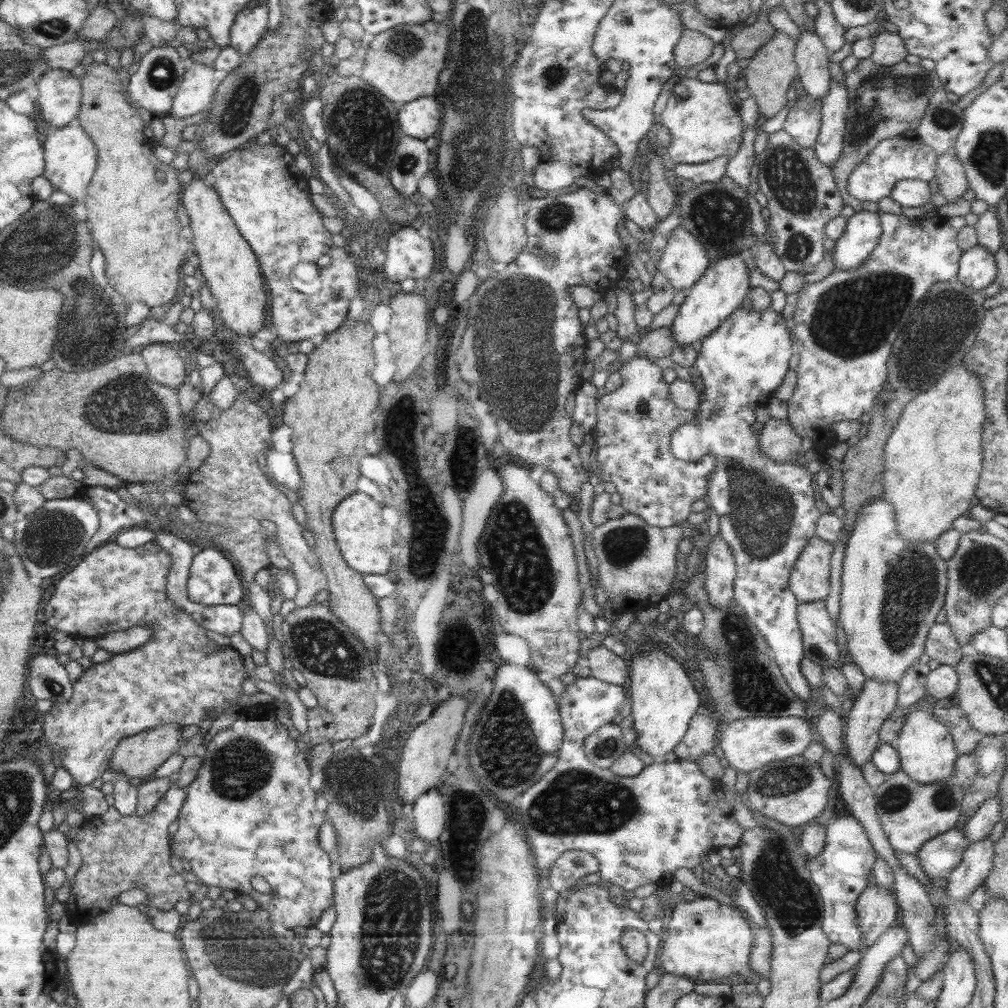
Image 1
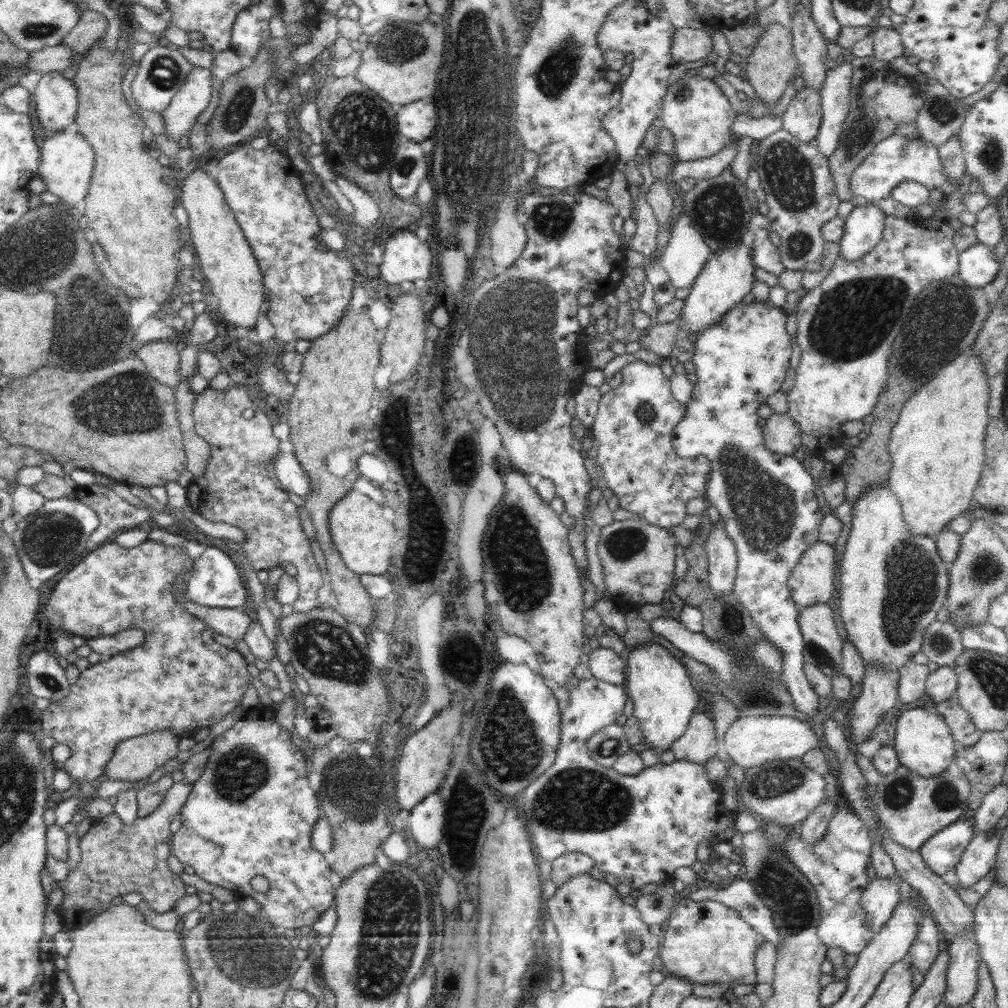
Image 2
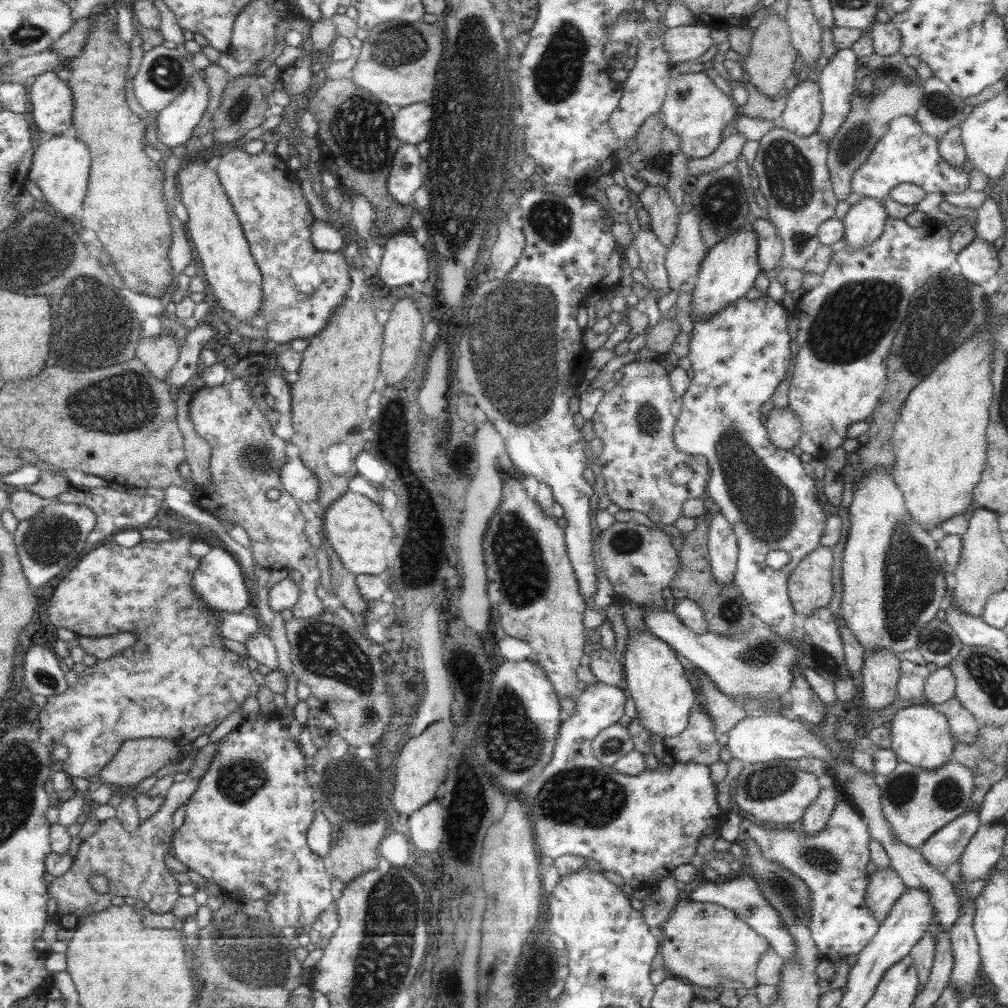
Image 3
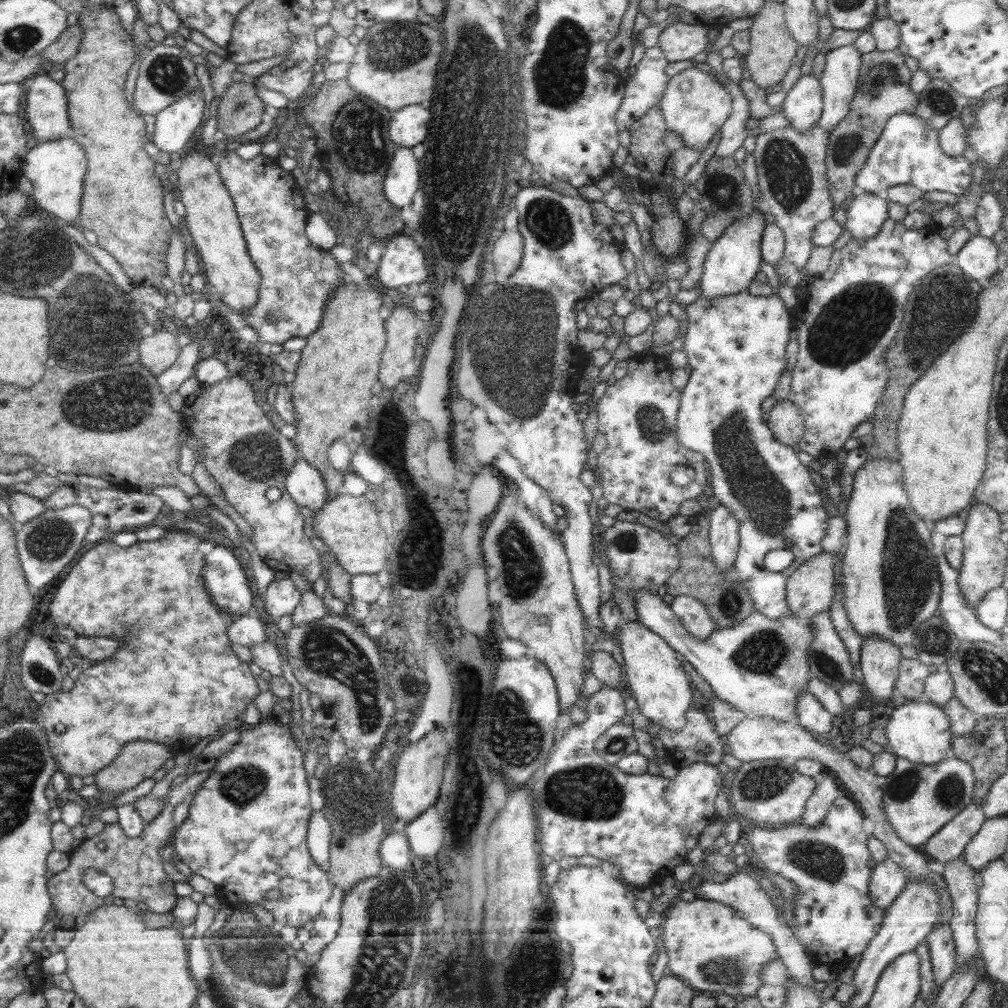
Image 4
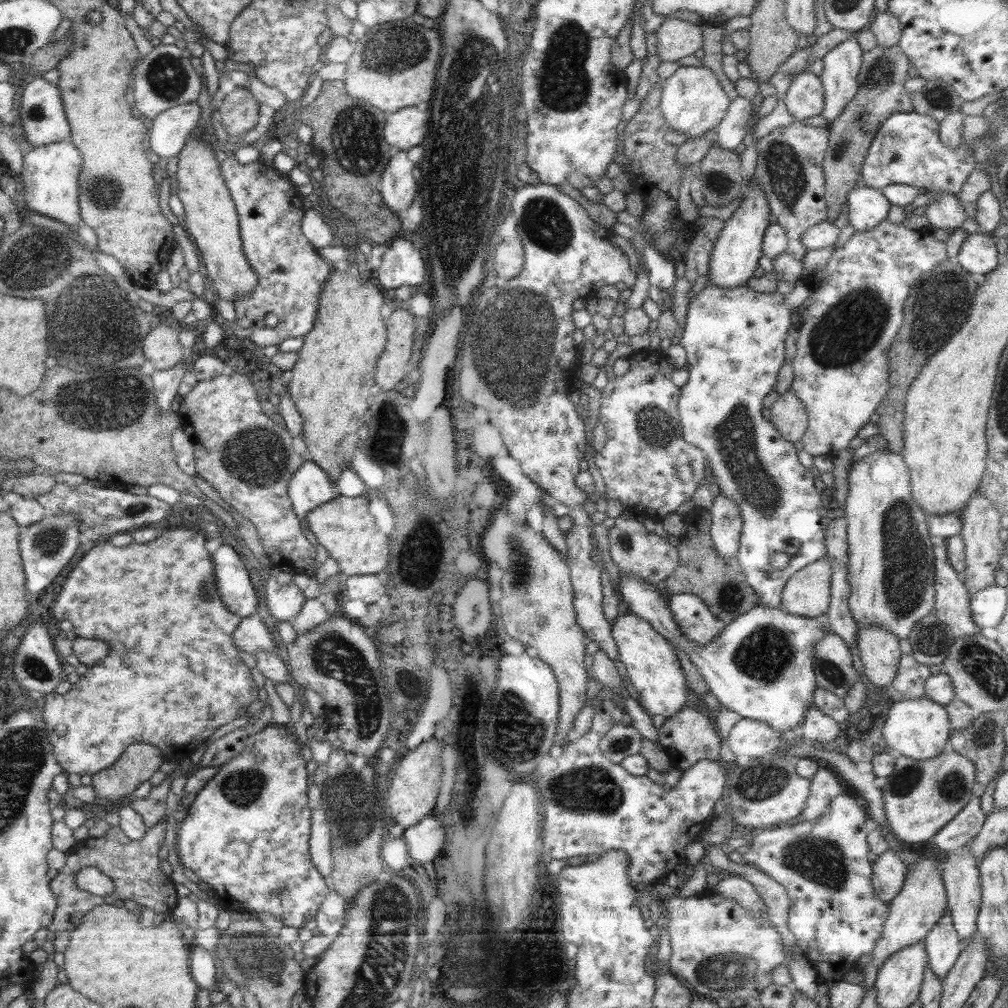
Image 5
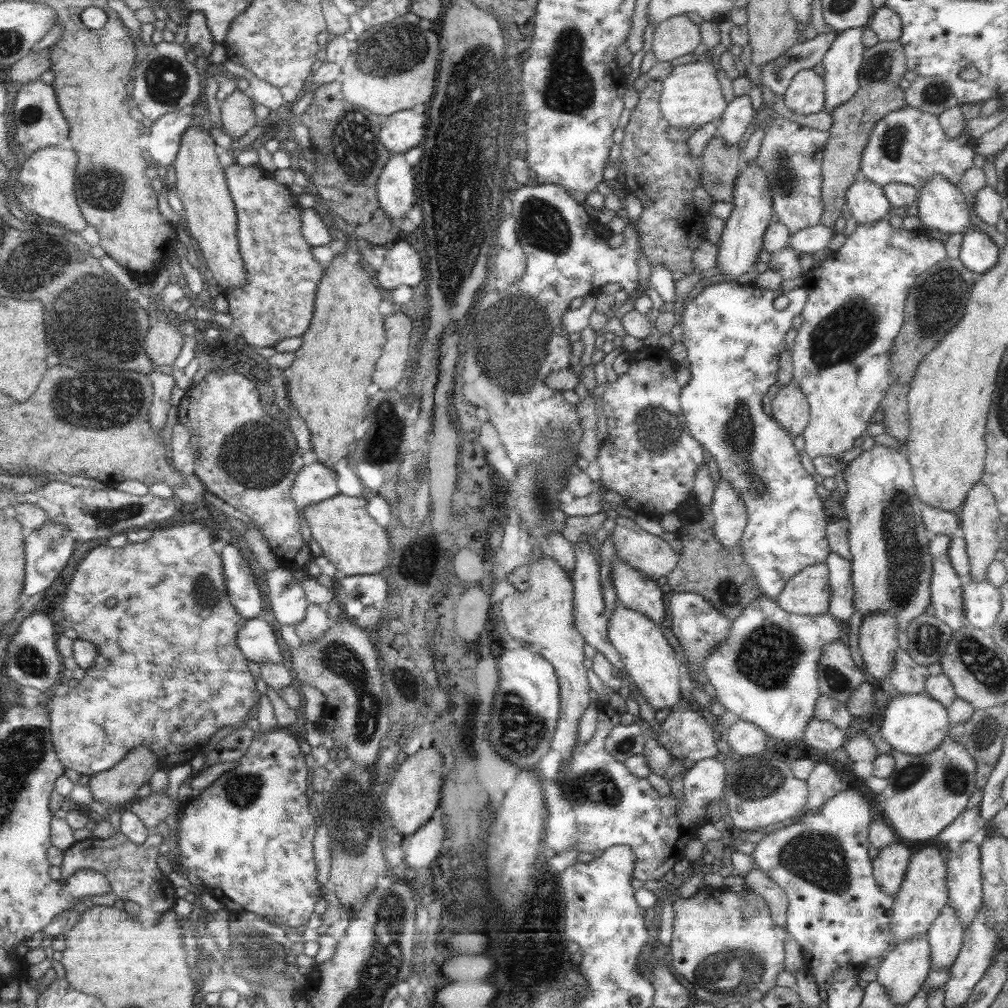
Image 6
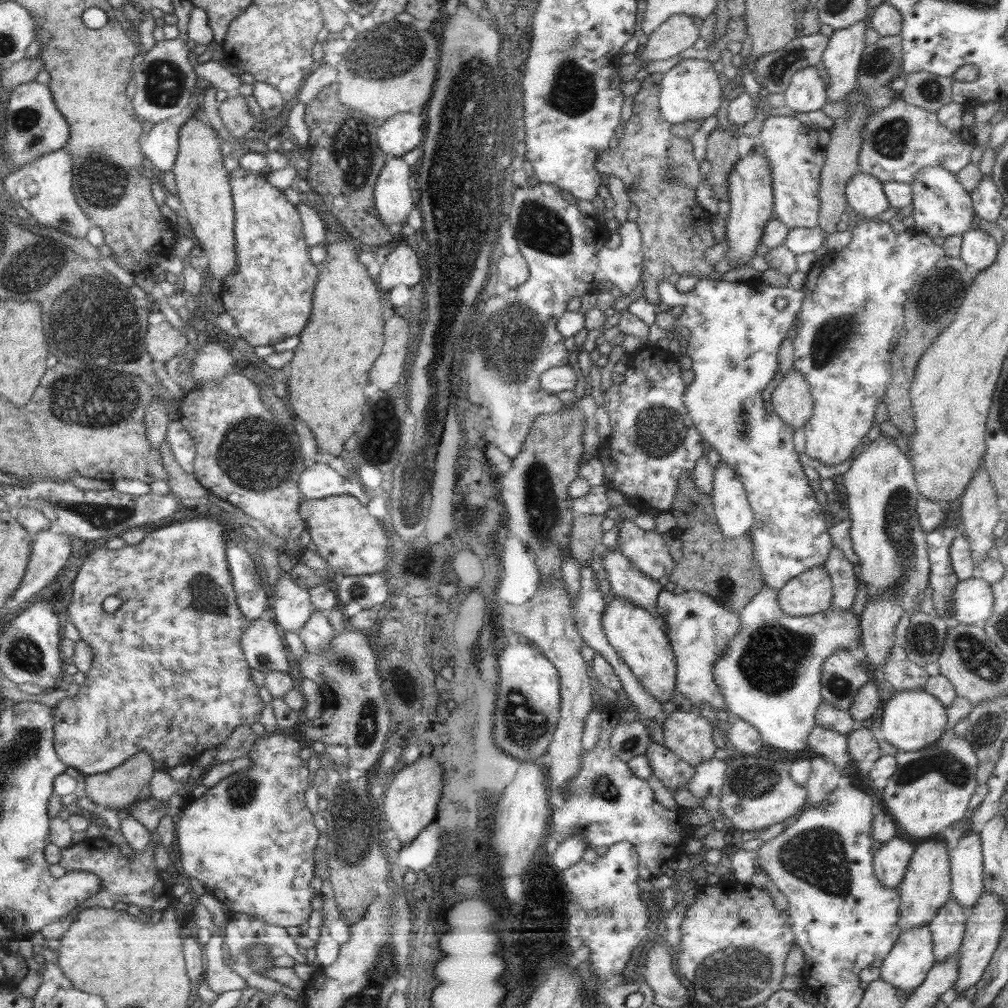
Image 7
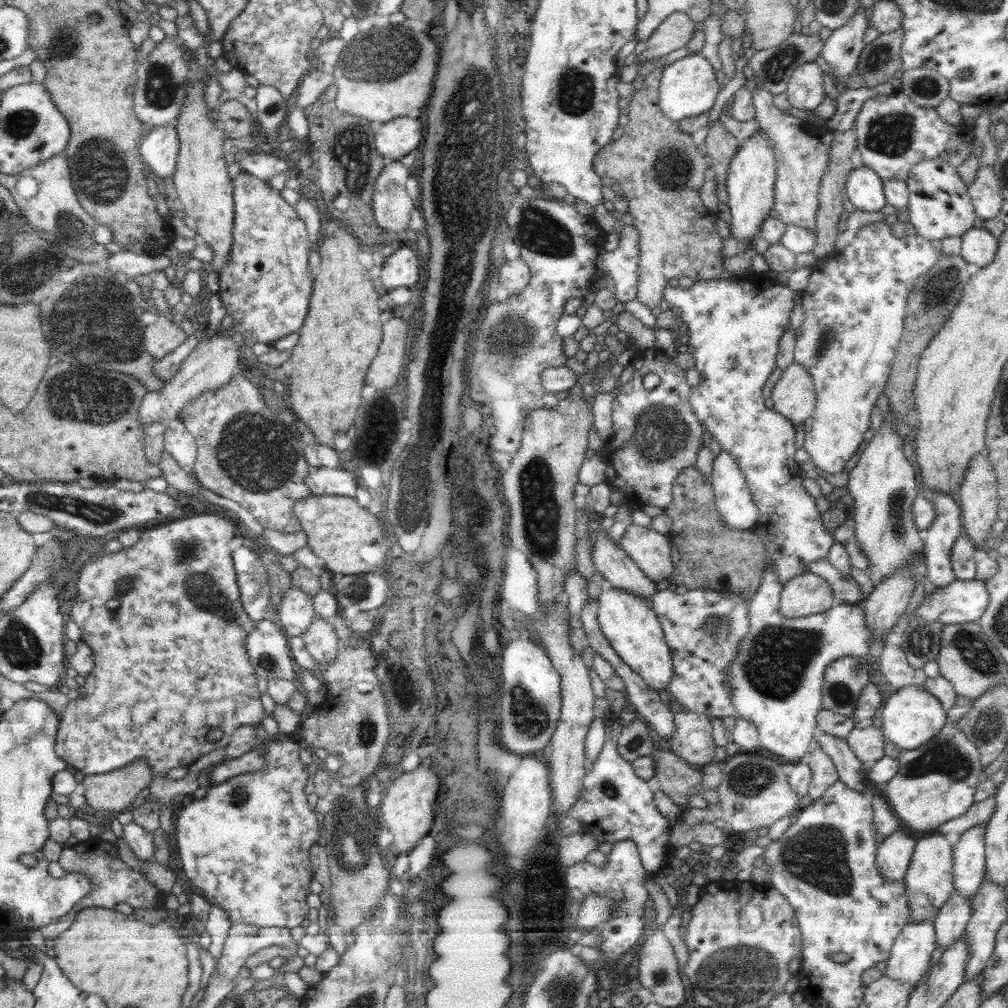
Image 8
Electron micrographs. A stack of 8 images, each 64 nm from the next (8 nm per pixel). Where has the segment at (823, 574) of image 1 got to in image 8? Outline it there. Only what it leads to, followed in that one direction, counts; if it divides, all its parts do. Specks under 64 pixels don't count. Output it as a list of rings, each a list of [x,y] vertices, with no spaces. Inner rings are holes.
[[[805,571],[785,582],[779,598],[779,613],[786,617],[810,617],[839,606],[830,582]]]

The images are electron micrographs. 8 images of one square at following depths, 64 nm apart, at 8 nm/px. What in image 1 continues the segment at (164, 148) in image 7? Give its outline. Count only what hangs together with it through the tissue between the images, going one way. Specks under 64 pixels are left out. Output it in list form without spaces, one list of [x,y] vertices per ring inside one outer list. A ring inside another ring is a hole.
[[[189,61],[168,115],[185,118],[208,110],[213,106],[218,85],[219,82],[214,78],[213,66]]]

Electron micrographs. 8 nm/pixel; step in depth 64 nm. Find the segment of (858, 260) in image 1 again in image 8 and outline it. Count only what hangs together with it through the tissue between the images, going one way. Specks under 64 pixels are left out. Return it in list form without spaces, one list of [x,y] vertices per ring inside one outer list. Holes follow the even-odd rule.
[[[868,166],[854,168],[846,178],[846,198],[858,211],[878,213],[886,206],[883,180]]]

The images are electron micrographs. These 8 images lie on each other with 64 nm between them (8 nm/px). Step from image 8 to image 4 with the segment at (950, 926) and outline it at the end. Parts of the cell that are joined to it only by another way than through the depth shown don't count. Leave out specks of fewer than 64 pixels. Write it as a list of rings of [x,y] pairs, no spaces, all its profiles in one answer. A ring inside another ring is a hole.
[[[940,920],[940,926],[931,930],[925,941],[930,948],[930,962],[936,988],[941,989],[942,984],[954,974],[958,964],[950,924]]]

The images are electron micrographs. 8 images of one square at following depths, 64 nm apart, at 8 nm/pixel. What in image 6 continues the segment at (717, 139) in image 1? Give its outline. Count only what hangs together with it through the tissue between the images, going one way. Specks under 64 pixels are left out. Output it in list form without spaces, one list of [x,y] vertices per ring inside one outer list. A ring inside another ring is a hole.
[[[698,60],[674,66],[668,76],[661,81],[660,108],[670,126],[696,131],[721,118],[728,102],[722,95],[716,71],[713,63]]]

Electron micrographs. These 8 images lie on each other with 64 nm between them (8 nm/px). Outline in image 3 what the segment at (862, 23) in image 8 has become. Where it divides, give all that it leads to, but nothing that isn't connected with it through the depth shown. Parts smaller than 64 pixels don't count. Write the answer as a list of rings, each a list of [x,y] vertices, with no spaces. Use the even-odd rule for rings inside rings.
[[[842,48],[830,58],[816,80],[820,88],[822,116],[818,133],[823,144],[831,144],[851,111],[856,83],[856,59],[851,48]]]

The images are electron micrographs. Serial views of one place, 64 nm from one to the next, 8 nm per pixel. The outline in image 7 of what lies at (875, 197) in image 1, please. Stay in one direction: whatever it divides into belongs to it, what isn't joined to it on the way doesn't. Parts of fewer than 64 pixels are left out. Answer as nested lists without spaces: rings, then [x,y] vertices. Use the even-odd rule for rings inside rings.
[[[898,98],[890,106],[872,112],[865,121],[864,140],[859,154],[861,172],[874,176],[880,182],[914,182],[922,168],[940,166],[956,175],[971,162],[974,144],[968,130],[949,132],[934,112],[908,104]]]

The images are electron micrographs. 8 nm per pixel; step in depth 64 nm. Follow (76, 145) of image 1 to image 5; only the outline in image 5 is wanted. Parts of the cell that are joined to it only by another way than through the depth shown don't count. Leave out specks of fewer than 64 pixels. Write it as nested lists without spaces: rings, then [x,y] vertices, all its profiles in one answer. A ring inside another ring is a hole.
[[[60,141],[34,148],[28,148],[23,155],[21,176],[24,183],[19,190],[24,193],[26,212],[34,216],[60,220],[77,230],[82,221],[78,204],[80,183],[78,176],[82,170],[82,153],[71,141]]]

